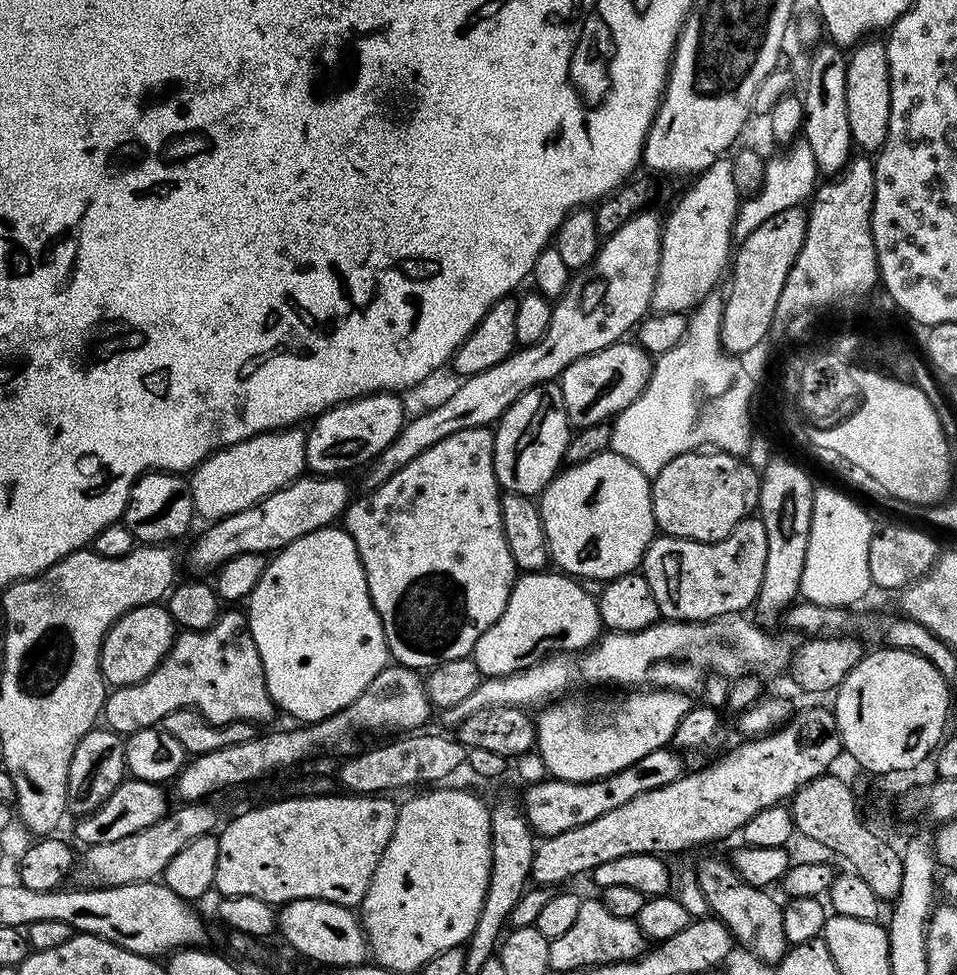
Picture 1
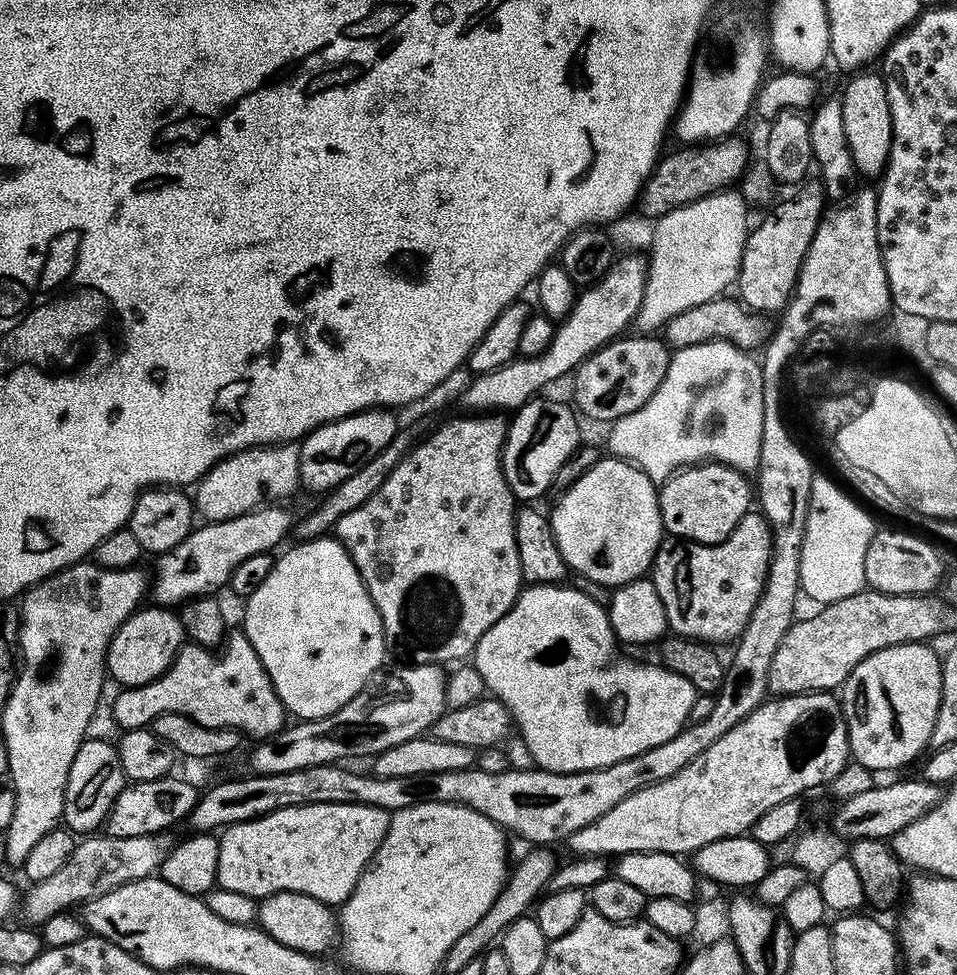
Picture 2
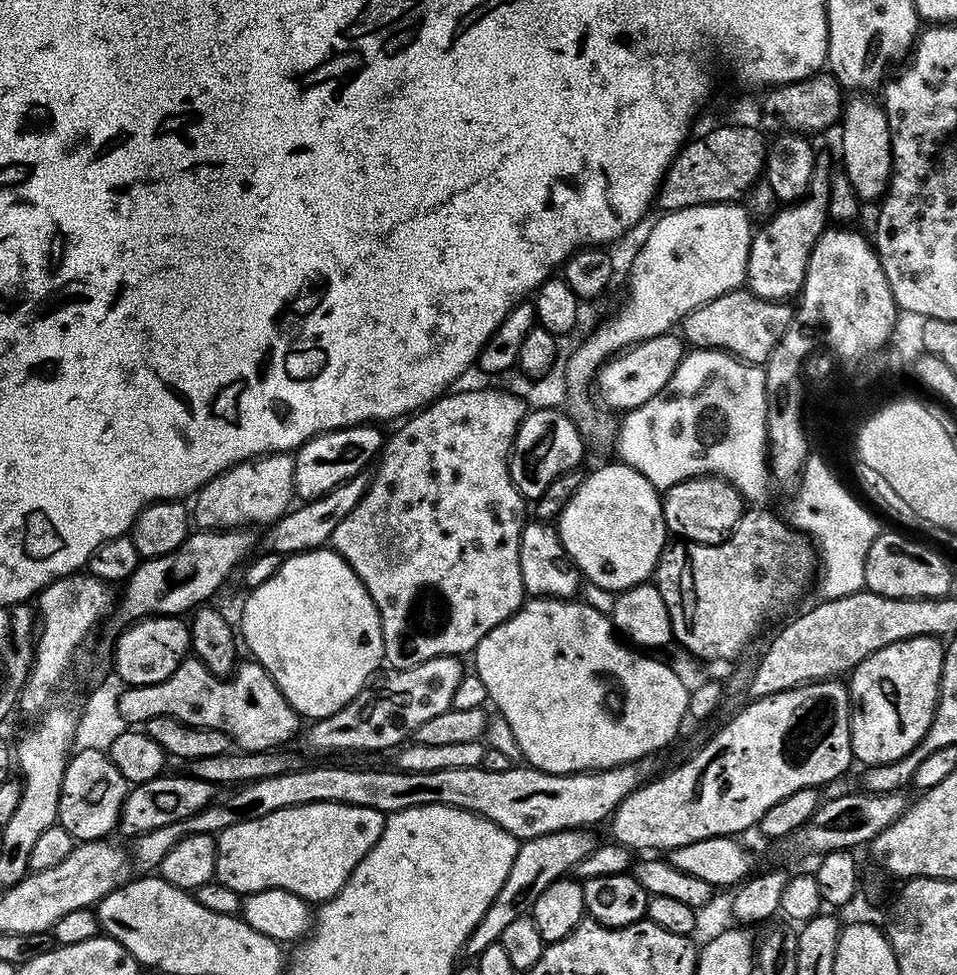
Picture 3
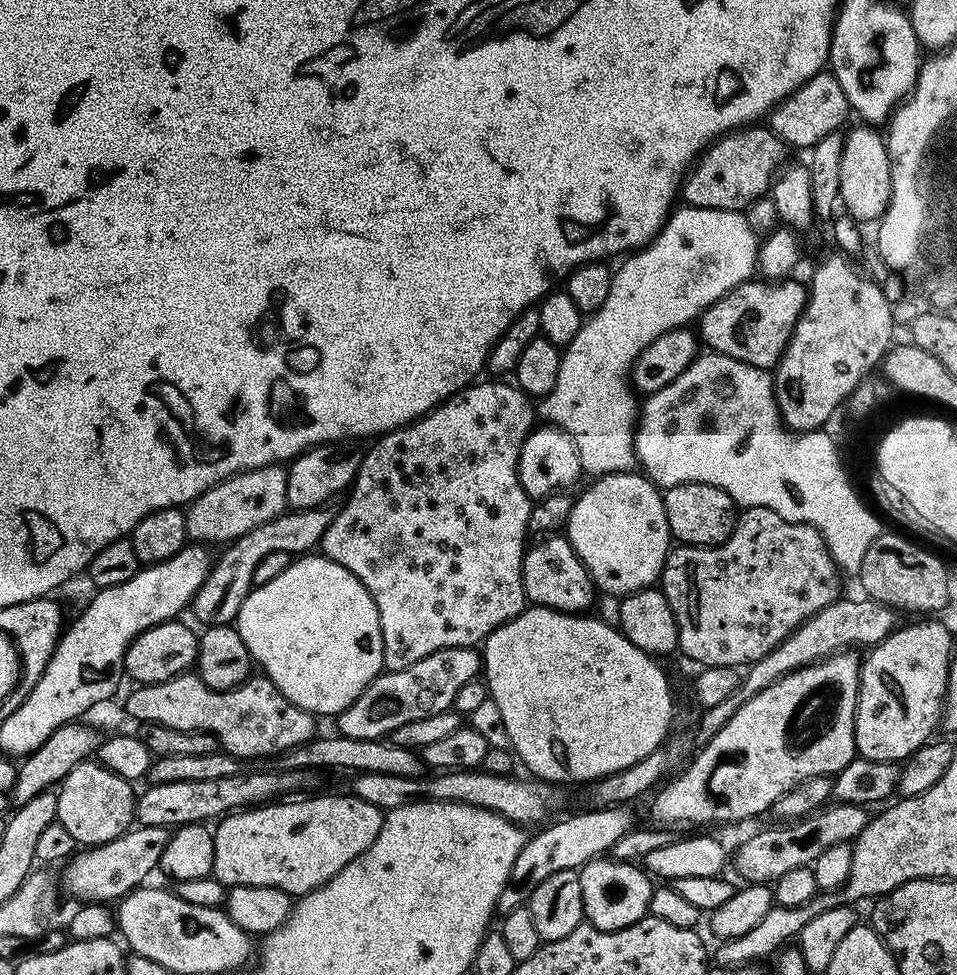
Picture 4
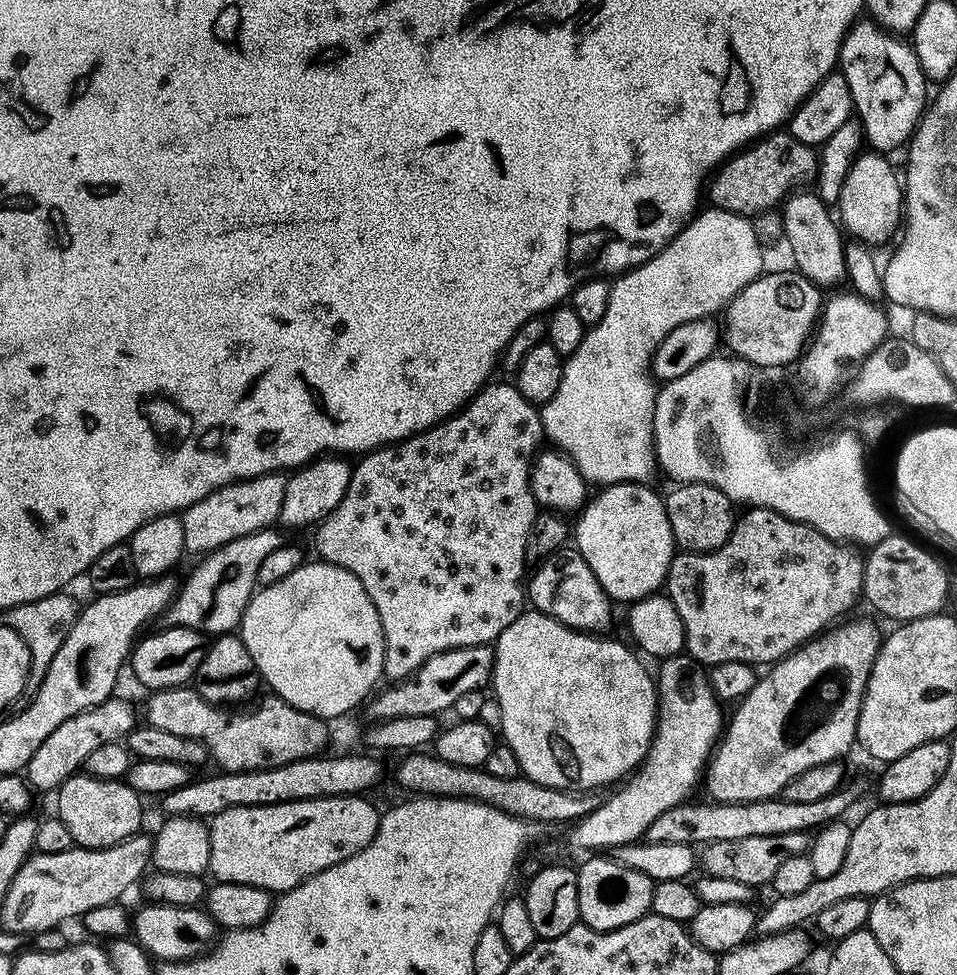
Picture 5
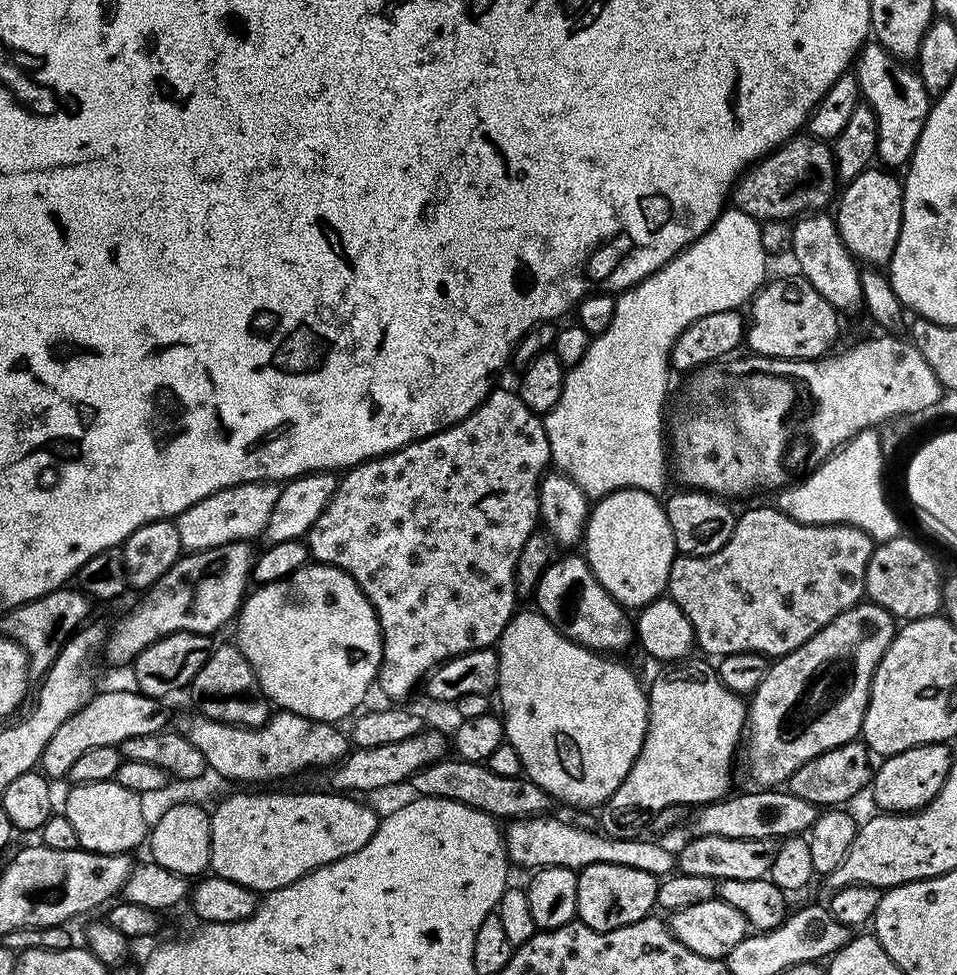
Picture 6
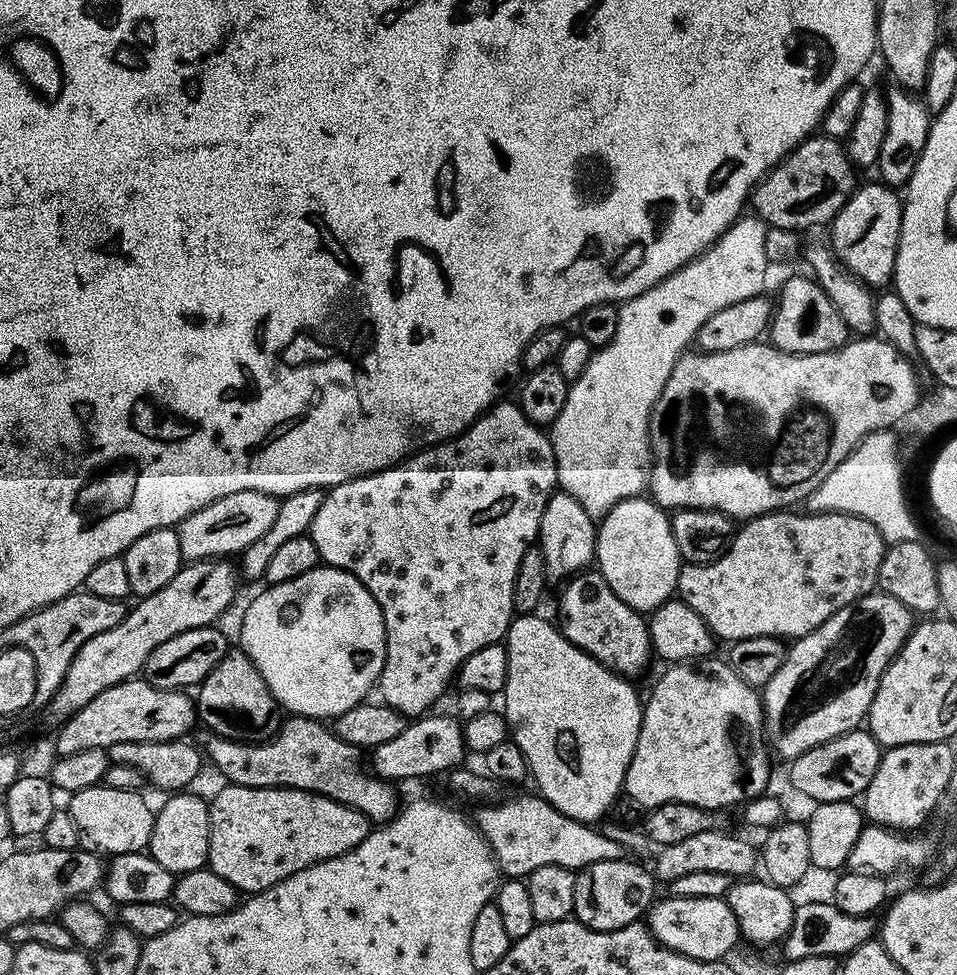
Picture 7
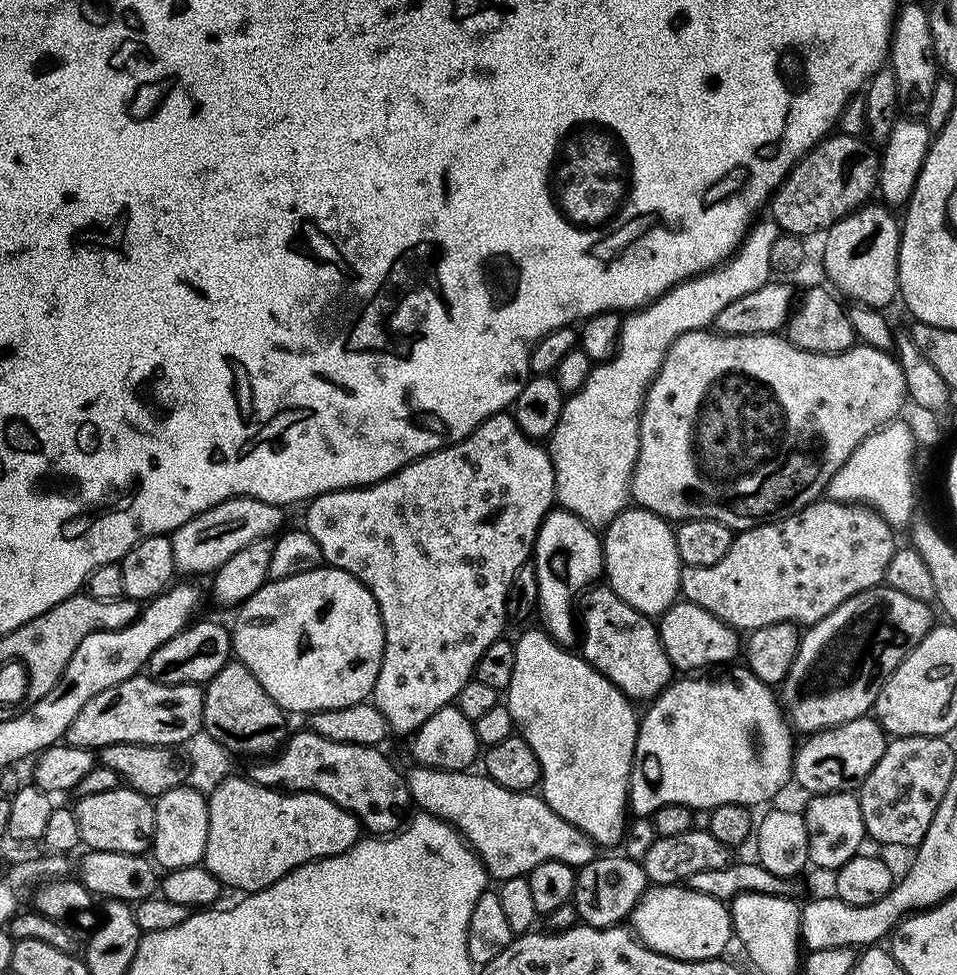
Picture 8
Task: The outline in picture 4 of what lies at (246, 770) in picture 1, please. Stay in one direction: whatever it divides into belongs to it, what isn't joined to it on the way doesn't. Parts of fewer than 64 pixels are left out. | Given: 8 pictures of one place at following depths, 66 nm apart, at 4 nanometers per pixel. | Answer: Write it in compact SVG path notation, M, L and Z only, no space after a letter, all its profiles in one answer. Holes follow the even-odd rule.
M475 647L443 648L414 662L414 666L406 666L397 672L381 671L352 705L335 717L335 731L350 739L383 741L391 737L398 726L406 726L406 722L418 722L418 718L430 718L430 714L449 711L454 694L458 694L466 682L477 679L481 672L482 656Z

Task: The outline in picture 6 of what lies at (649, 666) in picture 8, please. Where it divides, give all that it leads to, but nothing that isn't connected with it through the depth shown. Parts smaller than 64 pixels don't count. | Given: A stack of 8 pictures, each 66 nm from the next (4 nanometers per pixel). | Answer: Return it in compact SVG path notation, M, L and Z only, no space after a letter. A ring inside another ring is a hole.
M583 555L562 556L553 559L546 574L542 574L542 582L536 587L534 597L535 611L546 617L560 633L575 644L604 654L620 654L616 652L634 644L633 617L624 605L610 595L606 586L598 582L594 570Z

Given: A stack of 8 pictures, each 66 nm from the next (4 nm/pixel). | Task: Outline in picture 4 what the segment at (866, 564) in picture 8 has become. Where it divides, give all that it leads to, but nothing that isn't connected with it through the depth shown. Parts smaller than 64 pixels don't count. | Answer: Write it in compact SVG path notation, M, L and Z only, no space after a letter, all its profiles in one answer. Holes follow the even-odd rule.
M745 508L743 511L739 513L736 528L732 532L732 537L727 540L724 544L718 544L715 546L676 546L669 551L668 557L666 558L666 562L664 563L664 570L660 574L660 579L658 581L659 587L662 589L664 597L666 598L666 602L670 606L670 610L672 611L672 616L676 619L676 639L678 641L679 651L682 653L685 652L686 655L689 656L690 659L693 660L694 663L698 664L697 666L703 666L705 668L710 667L730 667L739 669L743 666L749 666L755 663L756 660L762 659L762 657L766 654L770 654L775 647L778 647L780 643L783 642L784 639L787 638L797 627L807 622L807 620L818 614L819 611L822 611L824 607L830 606L836 600L841 599L842 592L840 592L840 579L842 579L842 573L839 568L837 568L836 563L834 562L834 558L830 554L830 550L826 546L826 542L822 538L822 534L820 531L814 526L810 526L809 524L795 524L794 522L790 522L786 518L782 518L778 514L774 514L774 510L770 510L769 508Z

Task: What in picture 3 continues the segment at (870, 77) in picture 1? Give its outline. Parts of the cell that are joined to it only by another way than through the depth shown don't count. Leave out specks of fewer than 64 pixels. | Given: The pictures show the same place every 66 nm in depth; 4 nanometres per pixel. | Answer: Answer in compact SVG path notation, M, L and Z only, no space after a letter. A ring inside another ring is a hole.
M856 94L845 103L842 109L842 125L844 124L844 129L840 132L840 156L844 159L844 164L842 164L842 171L850 178L850 186L854 188L857 195L860 196L861 201L868 202L868 200L873 200L873 202L879 201L883 197L884 193L888 190L888 179L892 177L892 135L890 134L890 126L888 125L888 115L884 112L883 103L879 99L871 100L871 95L868 94Z

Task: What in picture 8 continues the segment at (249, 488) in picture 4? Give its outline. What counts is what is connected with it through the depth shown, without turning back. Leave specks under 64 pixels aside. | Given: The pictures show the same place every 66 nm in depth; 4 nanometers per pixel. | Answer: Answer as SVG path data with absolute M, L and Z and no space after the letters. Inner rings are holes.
M236 496L198 514L171 533L177 573L185 572L188 578L196 578L192 576L200 576L203 572L215 573L227 560L234 558L238 550L250 546L250 542L275 537L285 527L284 512L281 505L267 504L249 496Z

